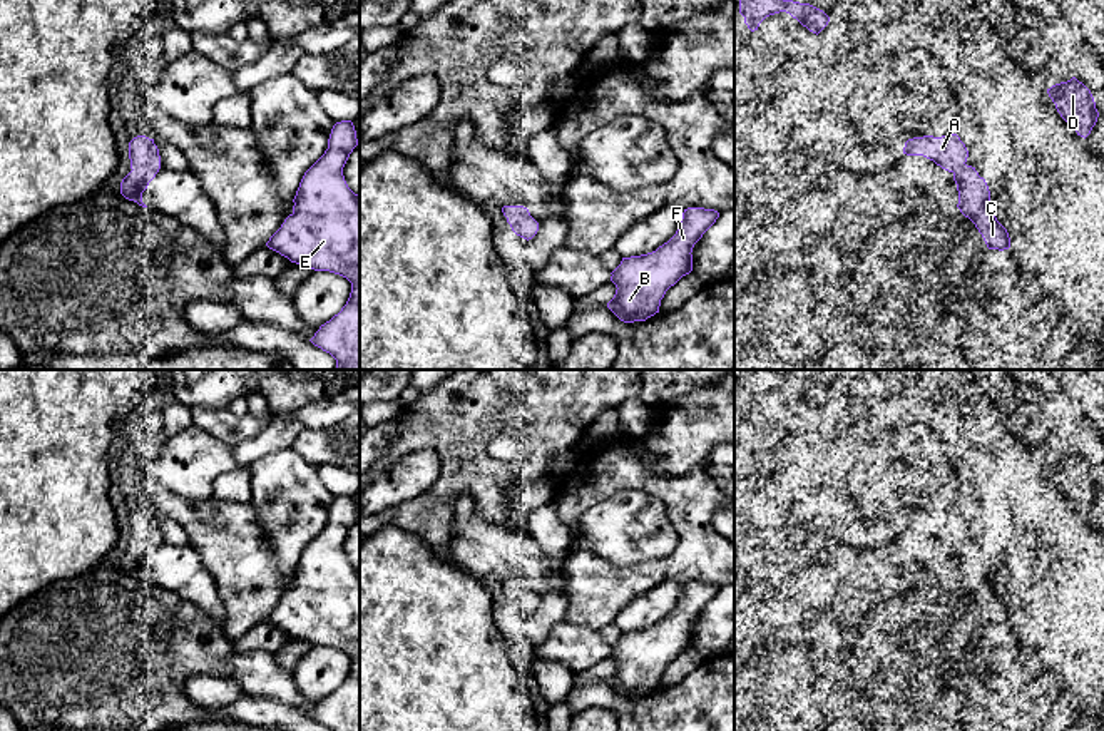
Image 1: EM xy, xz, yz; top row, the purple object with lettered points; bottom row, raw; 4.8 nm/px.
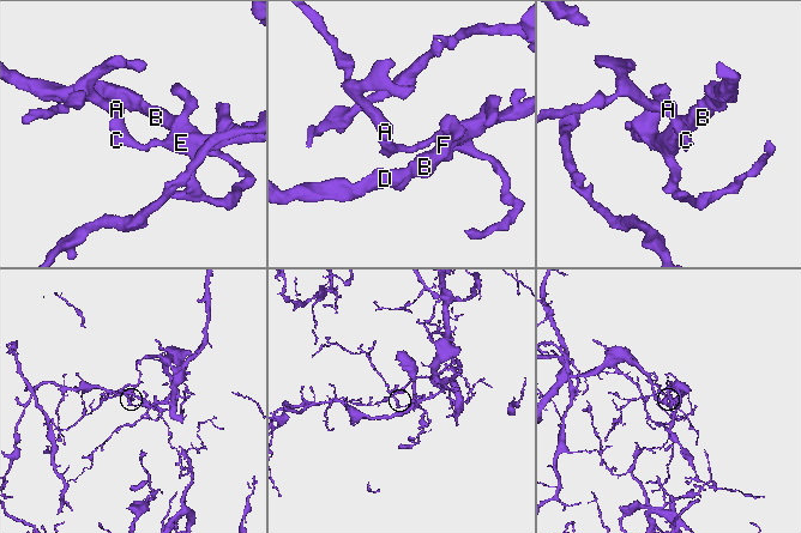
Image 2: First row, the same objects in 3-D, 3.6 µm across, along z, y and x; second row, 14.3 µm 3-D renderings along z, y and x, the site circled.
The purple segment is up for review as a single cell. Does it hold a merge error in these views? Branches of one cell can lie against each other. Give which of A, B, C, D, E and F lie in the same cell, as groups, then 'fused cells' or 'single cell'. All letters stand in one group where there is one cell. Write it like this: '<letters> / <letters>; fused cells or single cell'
A B C D E F; single cell

